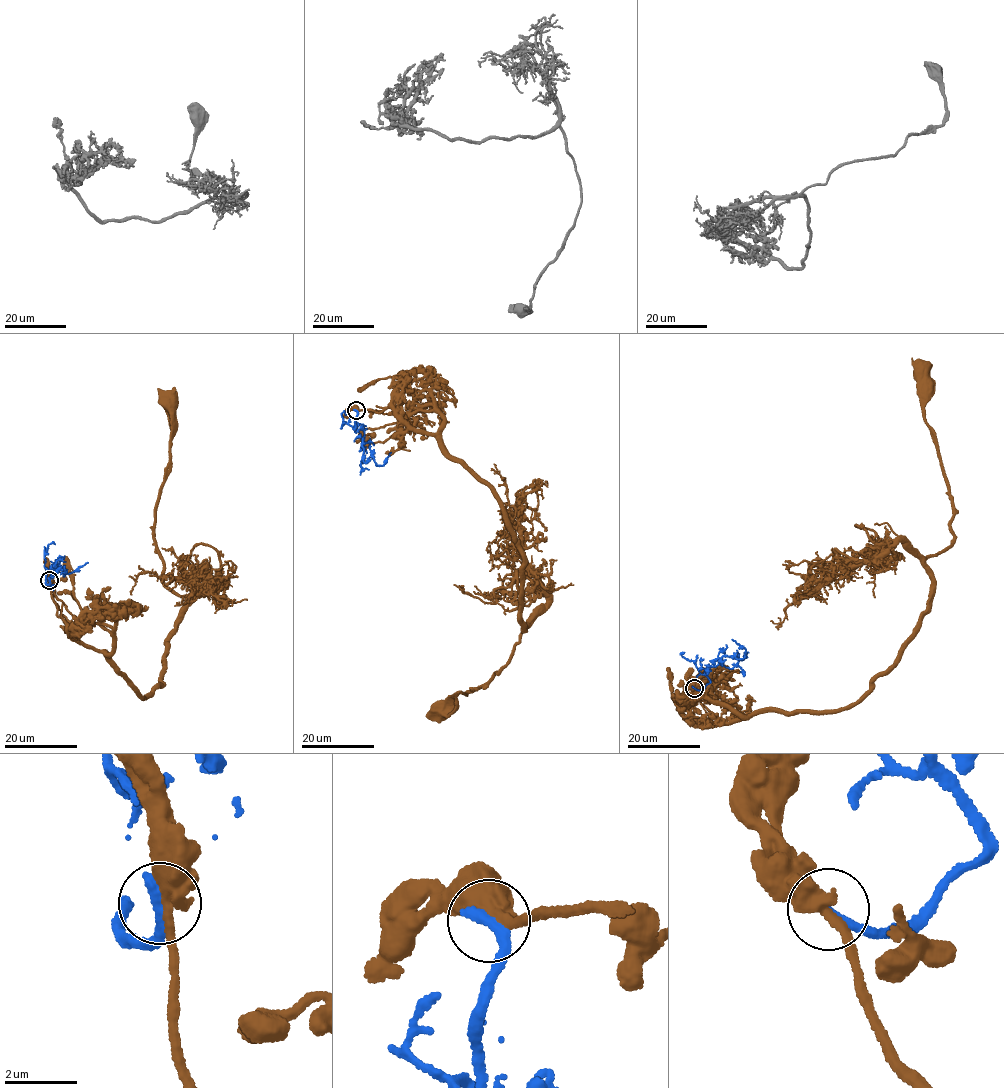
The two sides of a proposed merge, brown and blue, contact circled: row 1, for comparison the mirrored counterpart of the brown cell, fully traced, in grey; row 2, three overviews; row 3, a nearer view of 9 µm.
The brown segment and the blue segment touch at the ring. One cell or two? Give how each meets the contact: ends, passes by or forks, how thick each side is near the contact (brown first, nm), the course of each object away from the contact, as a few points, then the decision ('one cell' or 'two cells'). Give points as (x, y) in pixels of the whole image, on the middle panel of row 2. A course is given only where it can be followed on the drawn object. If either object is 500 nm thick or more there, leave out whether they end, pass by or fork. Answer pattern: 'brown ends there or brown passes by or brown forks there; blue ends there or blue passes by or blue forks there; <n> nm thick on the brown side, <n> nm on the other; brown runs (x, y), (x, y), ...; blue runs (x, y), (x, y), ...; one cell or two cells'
brown passes by; blue ends there; 460 nm thick on the brown side, 400 nm on the other; brown runs (356, 410), (388, 407), (431, 434), (488, 486), (523, 560), (518, 609), (527, 627), (511, 659), (441, 707); blue runs (356, 410), (353, 430), (354, 427), (363, 431), (364, 442), (370, 444), (376, 464), (382, 465), (391, 452); two cells

